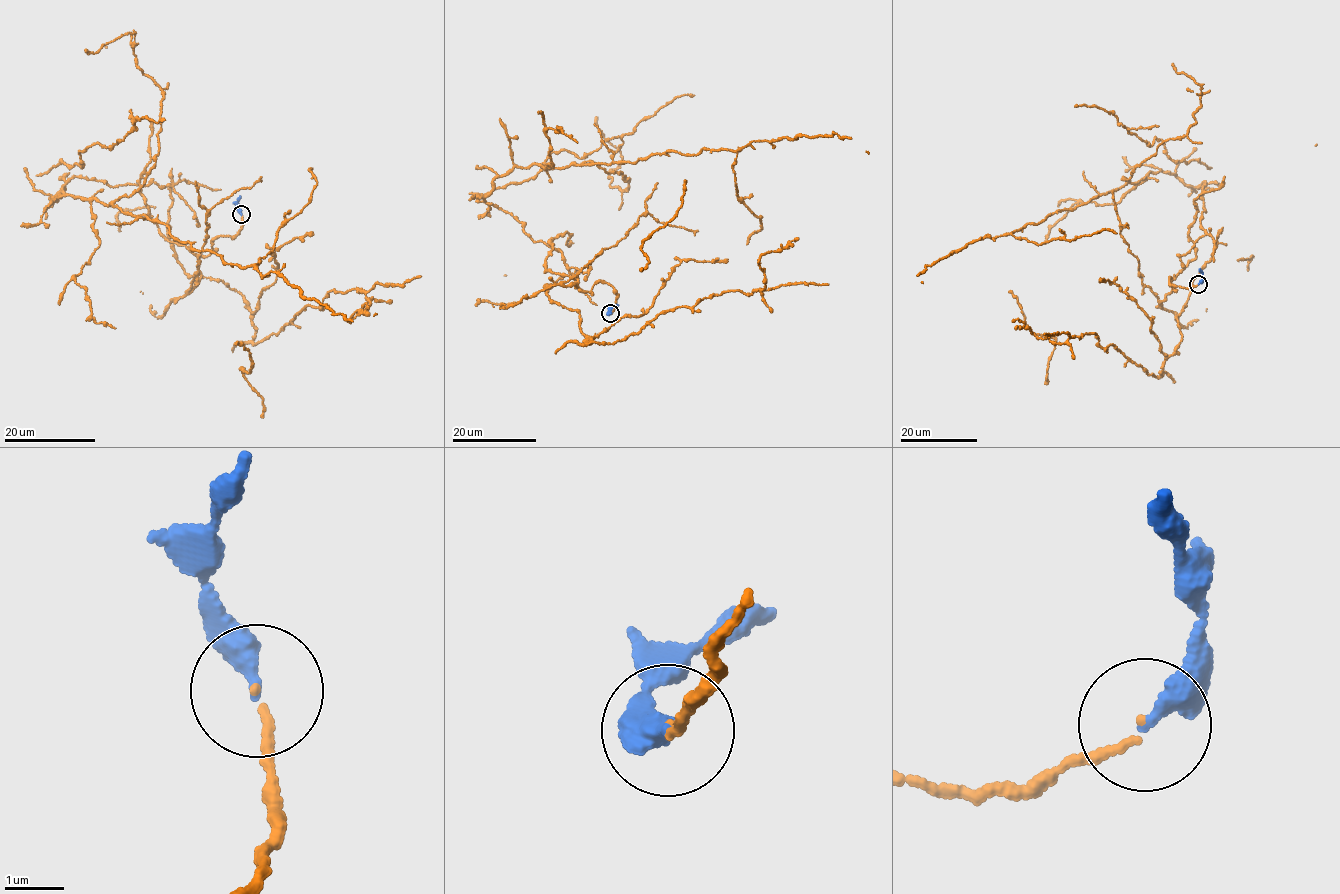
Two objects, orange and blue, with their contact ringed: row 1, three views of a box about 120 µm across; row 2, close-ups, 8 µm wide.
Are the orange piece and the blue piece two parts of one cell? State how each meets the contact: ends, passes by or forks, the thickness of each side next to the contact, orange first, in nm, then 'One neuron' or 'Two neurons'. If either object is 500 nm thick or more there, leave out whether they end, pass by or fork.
At the ring orange ends. At the ring blue ends. Thickness 110 nm (orange) against 340 nm. One neuron

